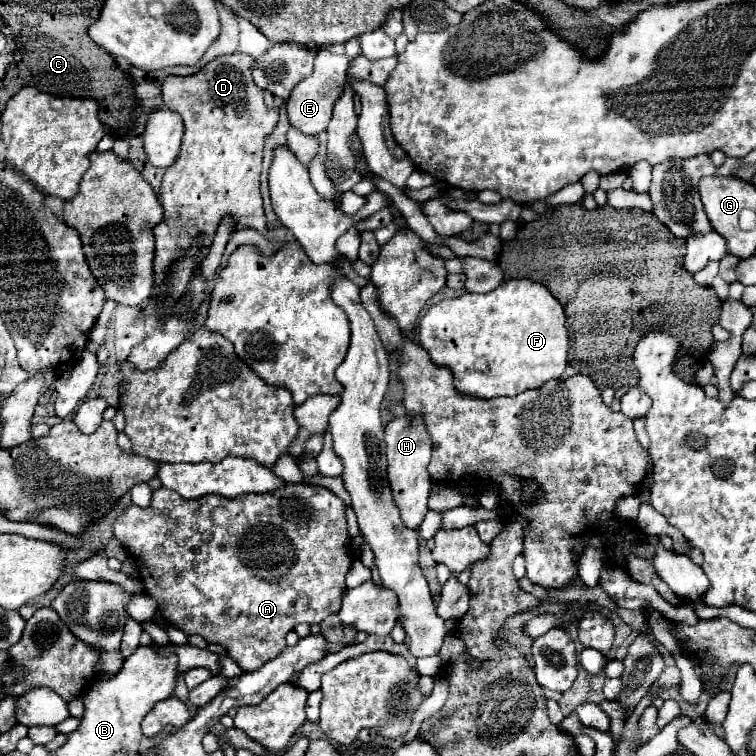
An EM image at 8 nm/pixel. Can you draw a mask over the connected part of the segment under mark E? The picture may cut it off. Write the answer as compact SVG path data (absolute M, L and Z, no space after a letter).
M320 50L316 54L314 72L292 90L292 94L286 102L290 126L298 128L300 132L304 132L308 136L324 132L324 128L328 126L328 120L332 116L332 104L340 98L340 90L344 90L344 86L346 86L346 70L348 70L348 58L344 54L332 54L328 50Z

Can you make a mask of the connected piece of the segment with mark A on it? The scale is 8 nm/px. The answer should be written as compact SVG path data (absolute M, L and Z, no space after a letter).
M286 484L276 492L266 492L264 496L236 496L236 500L228 500L224 496L200 496L200 500L184 500L178 492L160 488L154 492L152 504L148 508L126 508L114 522L114 536L120 540L124 548L132 554L136 564L140 566L140 578L144 582L144 592L158 602L158 608L164 618L168 618L176 628L186 634L198 634L210 644L224 646L232 660L236 660L244 670L252 672L264 666L268 660L276 658L286 648L286 634L294 630L296 624L322 624L322 620L330 614L336 614L340 608L342 594L346 590L346 574L352 566L352 544L346 524L346 504L328 488L312 486L312 484Z

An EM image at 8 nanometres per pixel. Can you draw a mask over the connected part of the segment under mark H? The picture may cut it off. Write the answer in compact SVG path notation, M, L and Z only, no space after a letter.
M404 416L394 418L386 426L386 458L388 458L388 482L392 488L394 502L400 510L400 518L406 528L420 528L426 512L428 512L428 496L430 496L430 476L428 476L428 462L430 462L430 442L428 432L424 432L424 424L418 416Z

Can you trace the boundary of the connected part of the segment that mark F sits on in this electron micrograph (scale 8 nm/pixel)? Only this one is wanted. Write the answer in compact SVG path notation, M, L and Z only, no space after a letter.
M506 280L502 282L494 292L488 294L462 294L456 298L446 298L438 304L434 304L426 316L420 318L420 344L422 348L428 350L428 354L432 356L432 362L436 364L444 364L454 372L454 384L460 392L470 394L470 396L480 396L480 398L496 398L496 396L516 396L524 390L530 388L540 388L544 382L552 380L552 378L560 378L562 372L568 366L568 330L566 330L566 316L562 310L562 304L548 292L548 288L544 284L532 282L532 280Z

